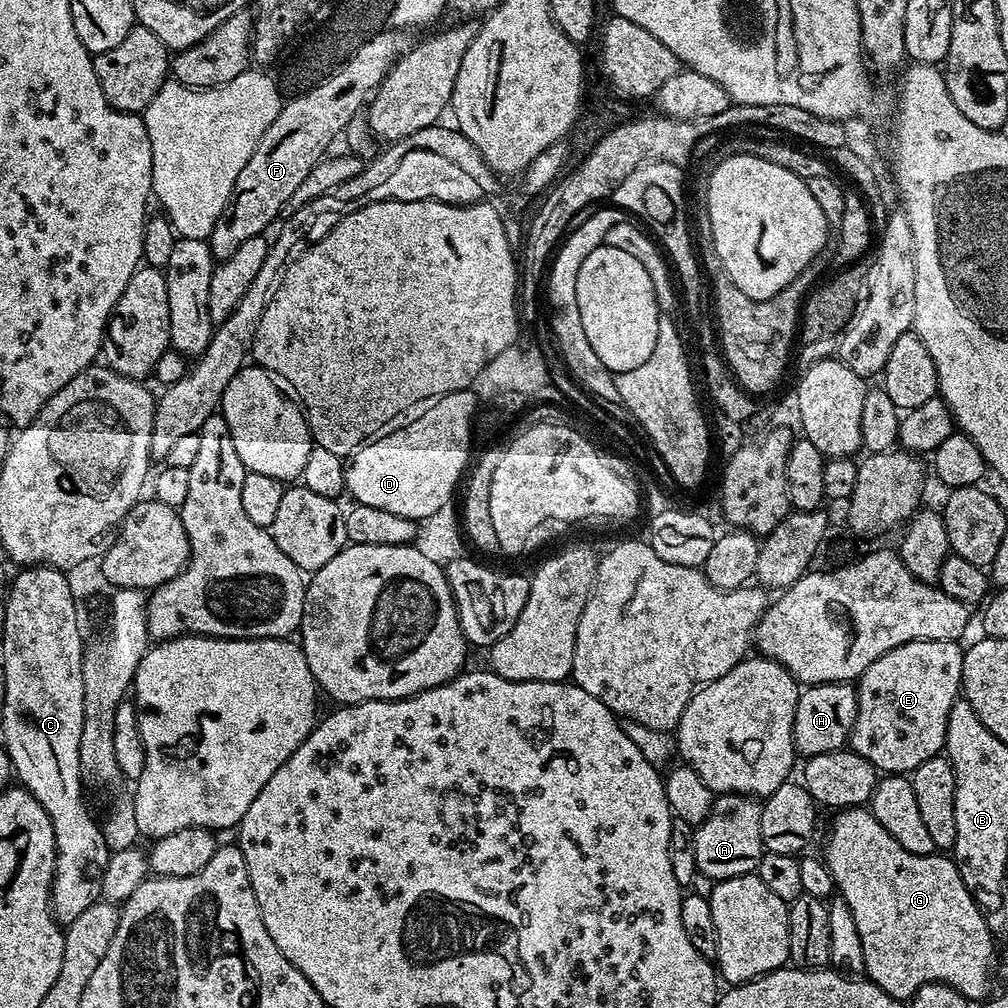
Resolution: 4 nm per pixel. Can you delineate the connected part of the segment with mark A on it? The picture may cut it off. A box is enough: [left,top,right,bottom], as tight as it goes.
[694,794,765,881]

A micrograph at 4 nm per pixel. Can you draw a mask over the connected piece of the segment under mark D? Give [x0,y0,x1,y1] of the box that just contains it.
[344,387,478,522]

